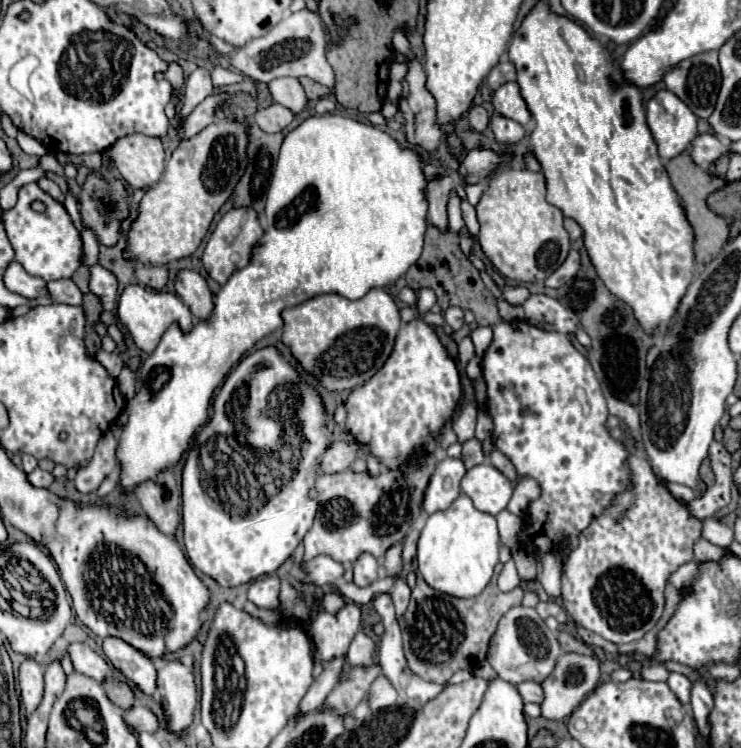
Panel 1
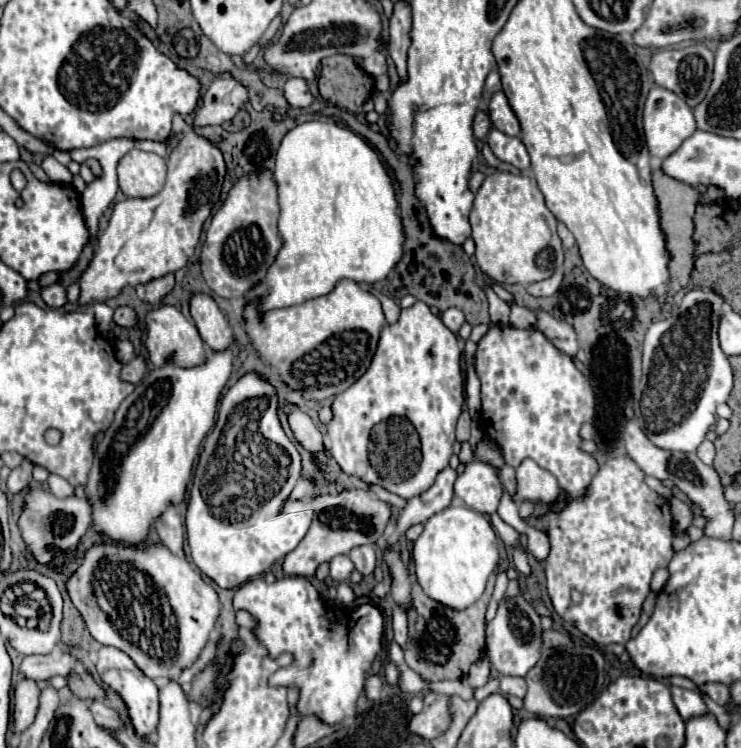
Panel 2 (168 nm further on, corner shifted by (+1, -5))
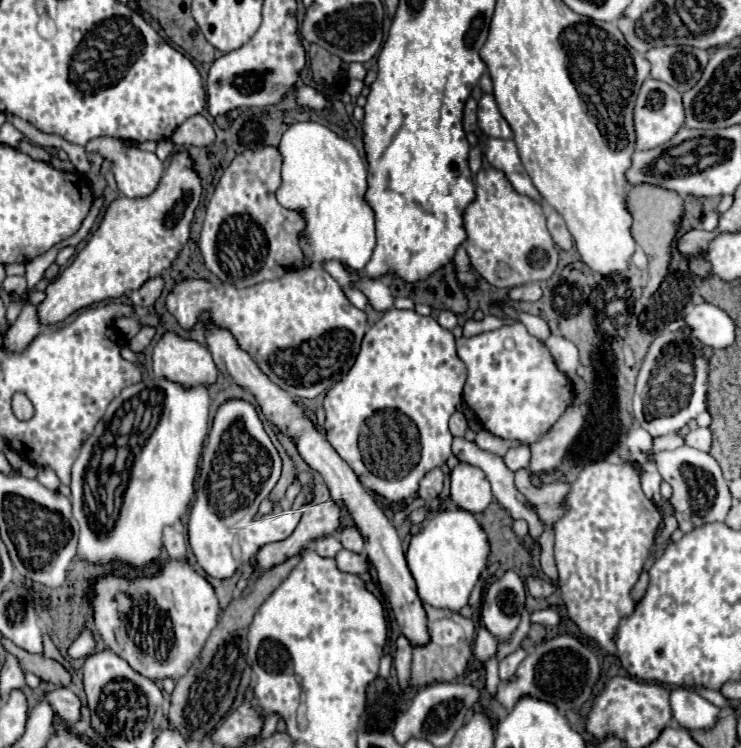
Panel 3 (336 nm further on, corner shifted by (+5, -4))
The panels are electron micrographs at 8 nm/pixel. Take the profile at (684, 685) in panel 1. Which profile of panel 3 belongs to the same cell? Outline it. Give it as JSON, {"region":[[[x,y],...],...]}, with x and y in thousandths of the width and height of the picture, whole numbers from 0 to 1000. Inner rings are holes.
{"region":[[[910,920],[904,925],[910,963],[928,976],[950,976],[966,965],[969,947],[931,920]]]}

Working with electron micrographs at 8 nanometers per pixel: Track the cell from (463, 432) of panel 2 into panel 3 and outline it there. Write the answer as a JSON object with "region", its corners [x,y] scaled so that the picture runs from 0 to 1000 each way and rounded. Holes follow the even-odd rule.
{"region":[[[618,548],[618,551],[613,551],[610,553],[610,559],[607,559],[607,578],[610,578],[610,583],[626,583],[626,578],[629,578],[629,559],[626,559],[626,553]]]}

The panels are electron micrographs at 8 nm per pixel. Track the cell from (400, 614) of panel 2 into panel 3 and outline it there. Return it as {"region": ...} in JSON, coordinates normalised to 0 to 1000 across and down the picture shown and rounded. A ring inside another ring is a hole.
{"region":[[[537,850],[534,856],[534,874],[532,874],[532,890],[534,890],[534,898],[537,898],[537,909],[540,909],[540,917],[545,925],[553,925],[553,917],[551,917],[551,906],[553,906],[553,885],[556,885],[556,861],[551,858],[548,850]]]}

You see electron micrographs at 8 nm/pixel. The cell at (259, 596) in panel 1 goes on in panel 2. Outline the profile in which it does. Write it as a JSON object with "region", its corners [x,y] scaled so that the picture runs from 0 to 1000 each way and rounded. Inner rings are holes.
{"region":[[[348,771],[332,777],[318,790],[316,814],[329,814],[345,828],[348,838],[343,838],[343,849],[359,865],[367,881],[378,878],[381,873],[391,873],[397,878],[397,884],[389,892],[375,894],[362,913],[375,918],[402,918],[399,948],[408,959],[424,956],[440,969],[459,969],[467,959],[480,956],[480,937],[491,921],[491,905],[516,868],[518,828],[507,809],[491,806],[480,814],[462,814],[462,822],[448,830],[443,828],[440,803],[435,801],[432,790],[418,779],[418,774],[383,771],[383,774],[372,774],[370,779],[359,779],[354,771]]]}

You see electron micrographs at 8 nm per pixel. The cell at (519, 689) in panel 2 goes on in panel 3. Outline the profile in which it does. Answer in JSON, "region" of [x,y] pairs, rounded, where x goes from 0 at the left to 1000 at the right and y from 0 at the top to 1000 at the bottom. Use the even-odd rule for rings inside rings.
{"region":[[[699,866],[694,874],[683,877],[675,885],[675,909],[688,909],[696,901],[696,893],[707,880],[710,880],[710,869],[707,866]]]}

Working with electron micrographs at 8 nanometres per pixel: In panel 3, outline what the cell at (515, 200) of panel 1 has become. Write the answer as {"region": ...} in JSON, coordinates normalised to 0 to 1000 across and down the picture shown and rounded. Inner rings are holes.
{"region":[[[669,225],[645,230],[642,267],[626,283],[626,305],[632,313],[629,334],[637,358],[669,385],[694,385],[740,374],[753,356],[753,334],[737,305],[731,273],[699,259],[683,233]]]}

